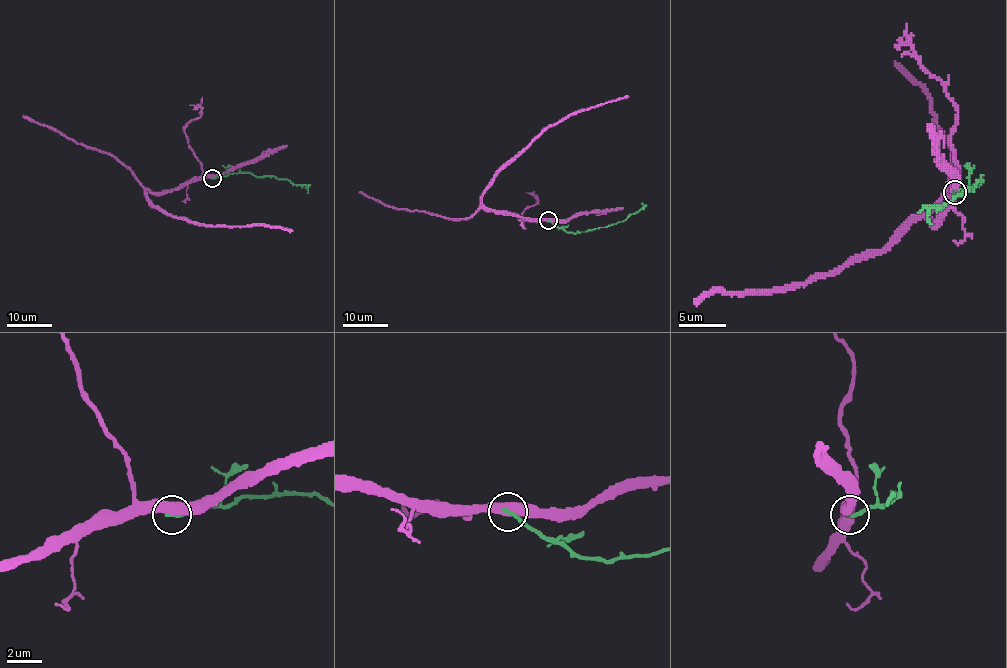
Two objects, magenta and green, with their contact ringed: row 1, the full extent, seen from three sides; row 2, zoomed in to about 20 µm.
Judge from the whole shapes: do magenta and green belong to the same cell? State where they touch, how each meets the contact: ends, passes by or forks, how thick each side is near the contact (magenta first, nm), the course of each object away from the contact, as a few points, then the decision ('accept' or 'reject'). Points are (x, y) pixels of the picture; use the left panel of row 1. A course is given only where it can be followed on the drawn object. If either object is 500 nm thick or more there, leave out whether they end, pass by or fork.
(212, 178) | 550/240 nm | magenta via (212, 177), (146, 190), (146, 196), (172, 215), (197, 223), (292, 231) | green via (212, 177), (251, 173), (287, 178), (295, 184), (304, 184), (307, 193) | reject

